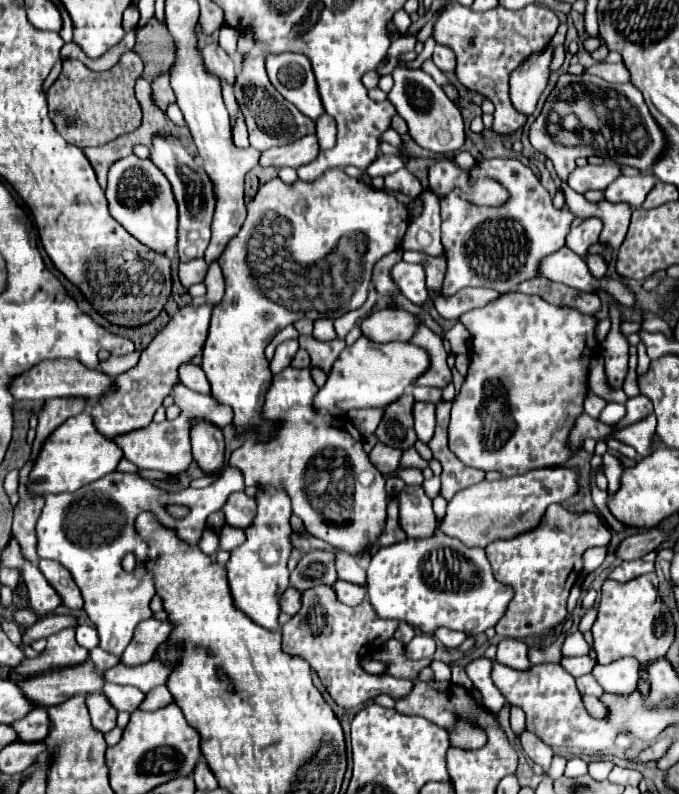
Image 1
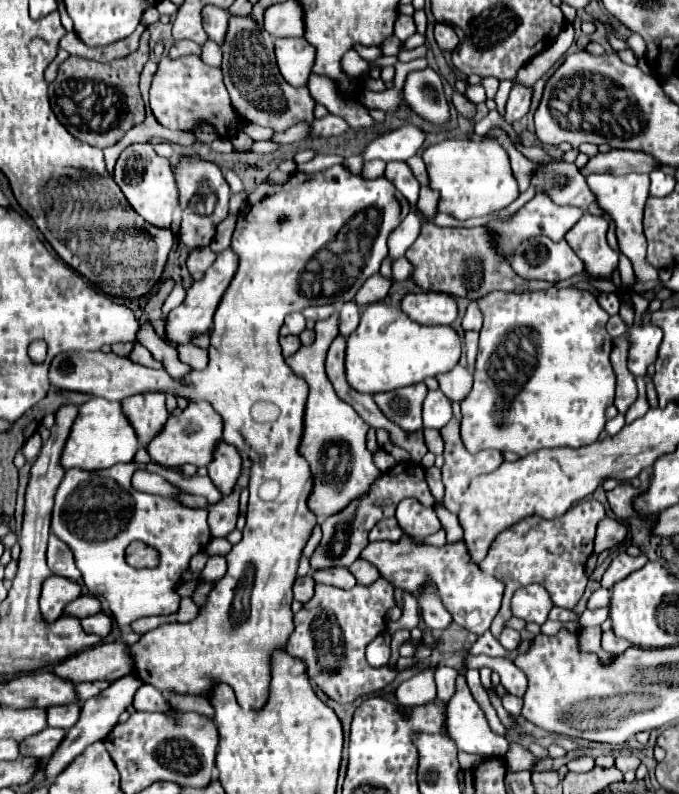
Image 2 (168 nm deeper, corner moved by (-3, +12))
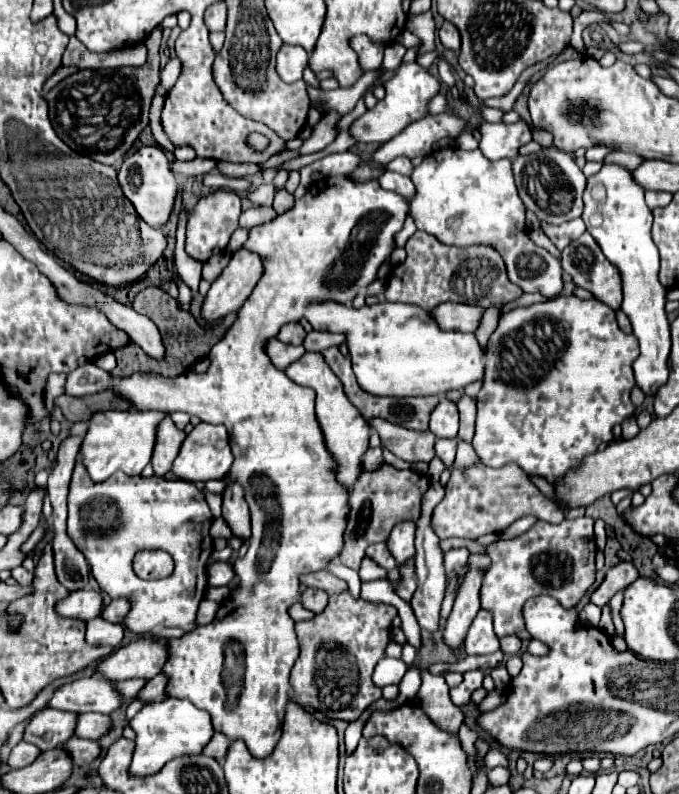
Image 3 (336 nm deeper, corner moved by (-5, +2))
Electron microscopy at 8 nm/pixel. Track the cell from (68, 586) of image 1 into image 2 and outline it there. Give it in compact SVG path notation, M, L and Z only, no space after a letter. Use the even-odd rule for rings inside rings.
M50 535L50 541L48 541L48 567L54 575L66 577L70 581L80 581L80 571L74 565L70 547L60 539L56 539L54 535Z

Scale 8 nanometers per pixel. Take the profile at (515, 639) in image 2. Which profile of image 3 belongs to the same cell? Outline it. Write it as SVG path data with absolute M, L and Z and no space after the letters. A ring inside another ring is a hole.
M514 635L500 639L500 649L502 649L502 653L506 653L506 655L516 655L516 653L520 651L520 645L522 645L520 639L514 637Z

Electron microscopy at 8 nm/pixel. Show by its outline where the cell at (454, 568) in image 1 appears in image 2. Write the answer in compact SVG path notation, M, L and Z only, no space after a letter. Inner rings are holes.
M402 535L400 541L396 543L394 541L370 543L360 553L360 557L370 561L380 571L380 575L394 585L394 589L400 589L414 597L422 593L426 583L434 583L436 593L442 605L450 611L452 619L476 635L482 635L486 629L490 629L490 623L500 609L504 583L480 571L480 567L472 561L464 539L456 543L446 543L442 547L434 547L416 541L410 535Z

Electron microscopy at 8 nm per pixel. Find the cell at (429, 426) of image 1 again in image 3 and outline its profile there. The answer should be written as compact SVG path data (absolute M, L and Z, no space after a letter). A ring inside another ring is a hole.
M440 399L430 417L430 431L436 437L456 437L458 433L458 407L450 399Z

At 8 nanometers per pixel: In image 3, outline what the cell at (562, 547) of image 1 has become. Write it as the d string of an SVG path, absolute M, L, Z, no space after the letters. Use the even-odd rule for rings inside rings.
M578 517L564 519L560 525L538 521L530 531L520 537L498 541L488 547L492 559L480 589L482 609L492 613L494 633L498 637L516 635L521 640L531 640L522 617L522 607L528 599L538 595L554 597L562 607L574 607L594 583L594 519Z

